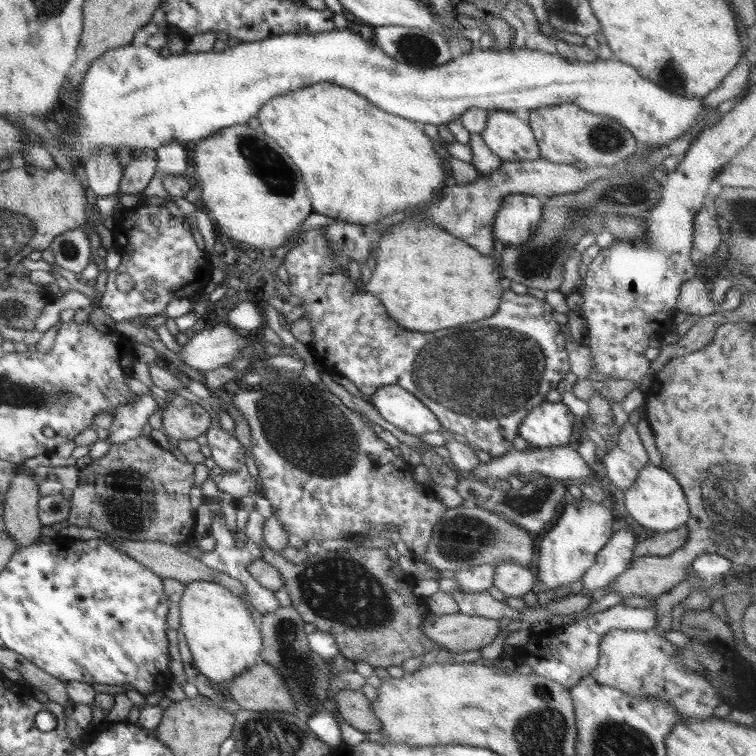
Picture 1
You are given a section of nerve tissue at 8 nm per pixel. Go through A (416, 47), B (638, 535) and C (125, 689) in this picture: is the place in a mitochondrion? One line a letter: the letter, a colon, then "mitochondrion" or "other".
A: mitochondrion
B: other
C: other

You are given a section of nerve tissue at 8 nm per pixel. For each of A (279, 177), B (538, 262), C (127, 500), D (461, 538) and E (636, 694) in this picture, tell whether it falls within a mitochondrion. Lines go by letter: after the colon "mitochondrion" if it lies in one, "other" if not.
A: mitochondrion
B: mitochondrion
C: mitochondrion
D: mitochondrion
E: other

